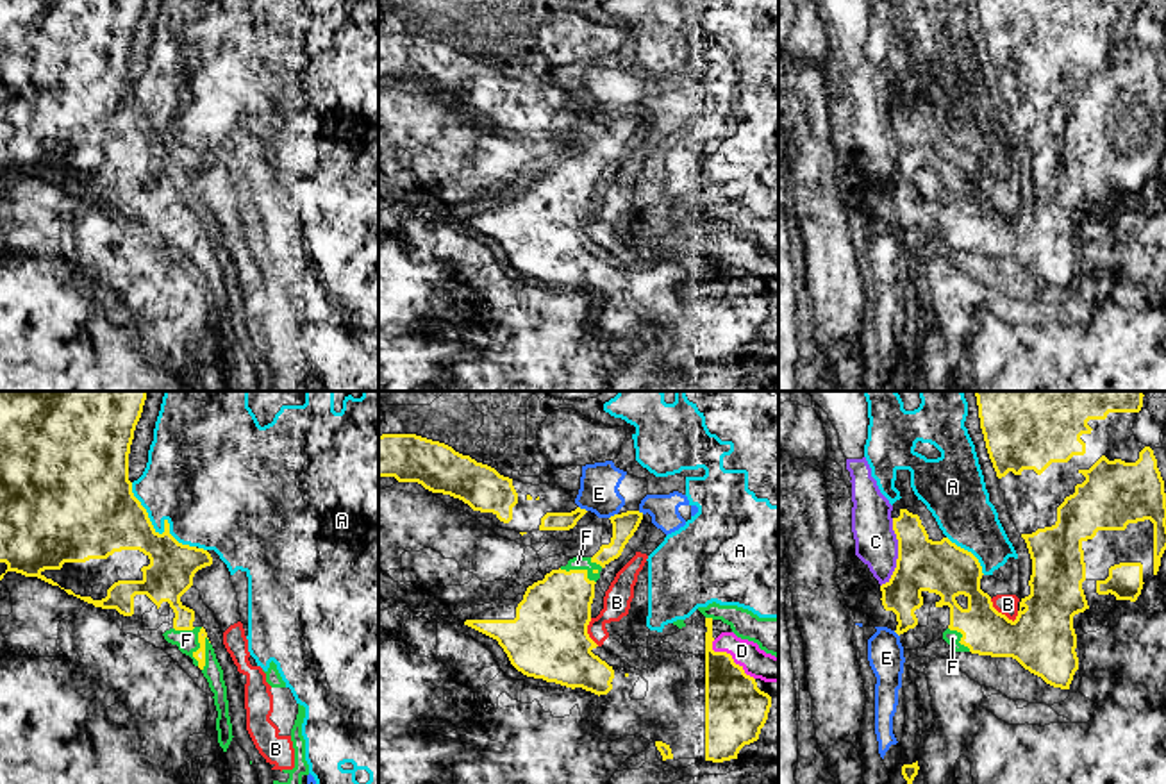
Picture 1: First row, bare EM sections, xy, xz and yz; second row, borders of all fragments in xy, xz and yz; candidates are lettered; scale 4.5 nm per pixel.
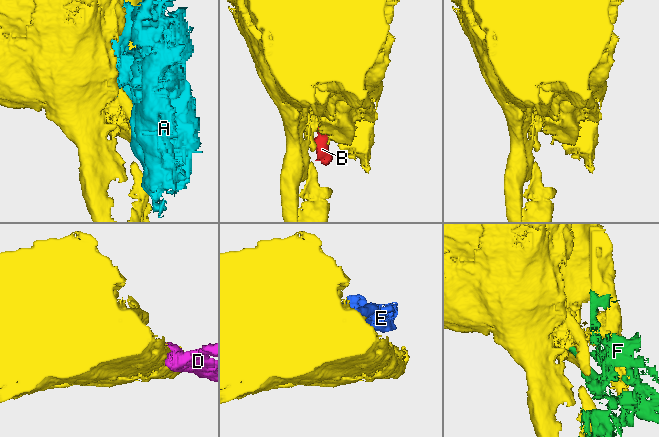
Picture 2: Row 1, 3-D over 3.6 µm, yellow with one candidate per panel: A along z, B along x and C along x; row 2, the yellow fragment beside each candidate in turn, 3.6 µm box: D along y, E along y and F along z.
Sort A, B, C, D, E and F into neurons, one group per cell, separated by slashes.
A B F / C / D E

